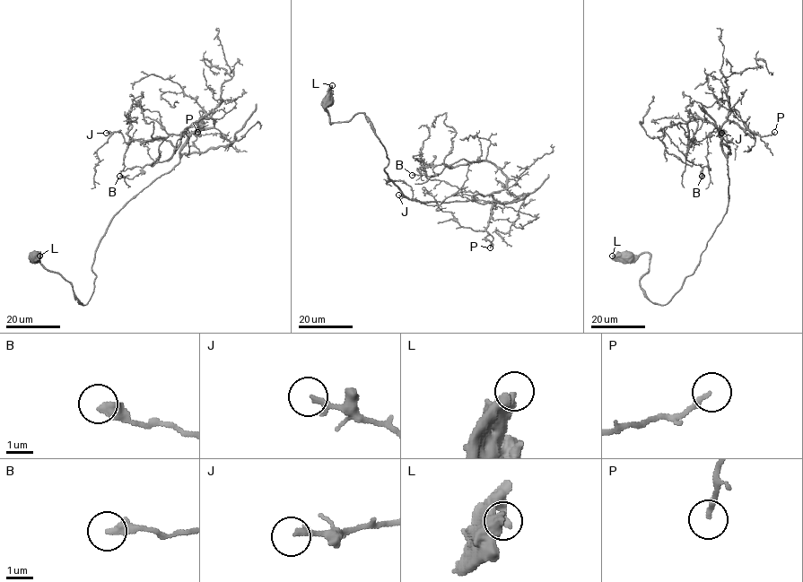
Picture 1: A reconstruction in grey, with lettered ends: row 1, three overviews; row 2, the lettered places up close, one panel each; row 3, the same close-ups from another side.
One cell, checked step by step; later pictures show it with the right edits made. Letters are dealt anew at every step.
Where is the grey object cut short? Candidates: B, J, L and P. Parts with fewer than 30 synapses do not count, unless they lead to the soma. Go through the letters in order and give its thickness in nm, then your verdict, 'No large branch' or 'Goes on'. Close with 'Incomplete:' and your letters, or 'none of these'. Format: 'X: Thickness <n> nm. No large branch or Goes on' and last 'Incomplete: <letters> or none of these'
B: Thickness 440 nm. No large branch
J: Thickness 220 nm. No large branch
L: Thickness 500 nm. No large branch
P: Thickness 190 nm. No large branch
Incomplete: none of these

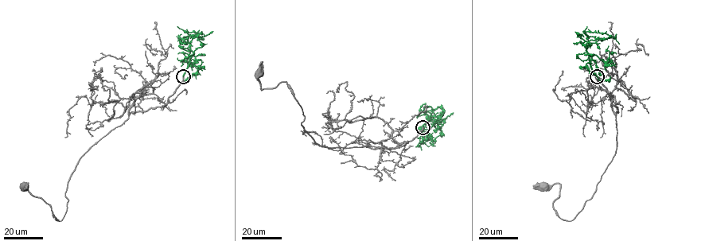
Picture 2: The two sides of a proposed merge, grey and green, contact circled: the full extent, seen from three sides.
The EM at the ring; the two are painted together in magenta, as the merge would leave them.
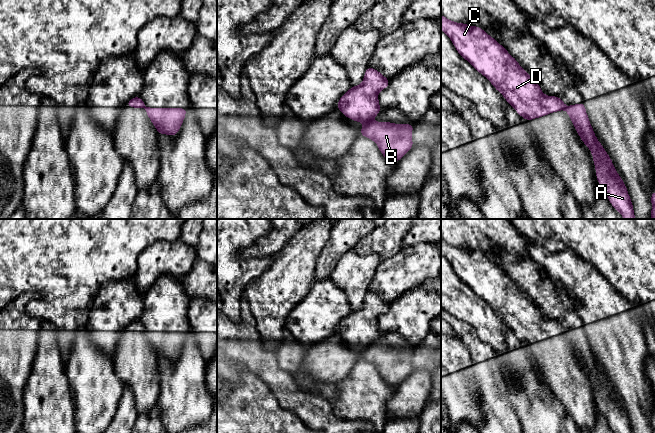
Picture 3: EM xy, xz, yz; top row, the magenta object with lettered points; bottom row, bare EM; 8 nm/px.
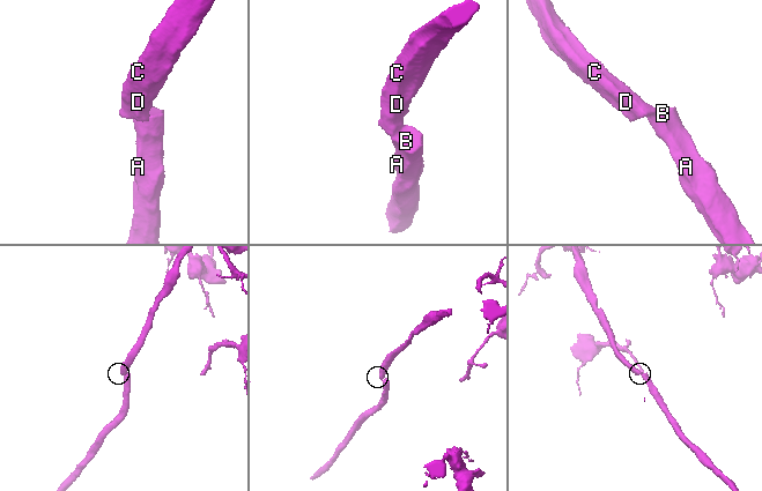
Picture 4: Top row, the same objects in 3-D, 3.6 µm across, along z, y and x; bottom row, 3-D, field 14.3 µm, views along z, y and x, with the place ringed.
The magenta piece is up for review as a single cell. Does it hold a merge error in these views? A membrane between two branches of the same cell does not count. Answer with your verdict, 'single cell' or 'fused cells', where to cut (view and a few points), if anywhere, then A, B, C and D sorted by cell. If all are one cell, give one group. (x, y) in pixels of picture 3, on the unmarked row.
fused cells; cut xz (370, 343), (365, 348); groups A B / C D

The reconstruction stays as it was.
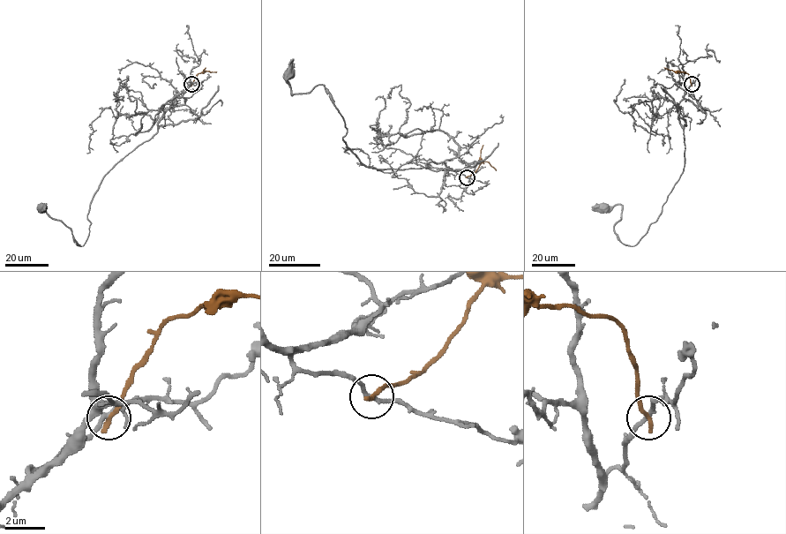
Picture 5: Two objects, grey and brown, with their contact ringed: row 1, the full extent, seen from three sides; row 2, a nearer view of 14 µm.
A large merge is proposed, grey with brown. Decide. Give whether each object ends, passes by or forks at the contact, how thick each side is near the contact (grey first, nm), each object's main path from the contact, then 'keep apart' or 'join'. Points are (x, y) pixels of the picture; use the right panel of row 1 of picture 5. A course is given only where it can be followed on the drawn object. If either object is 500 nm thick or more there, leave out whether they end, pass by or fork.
grey passes by; brown ends; calibres 240 and 260 nm; course grey (692, 85), (678, 105), (683, 172), (658, 219), (630, 245), (614, 229), (622, 206), (604, 207); course brown (692, 85), (686, 73), (664, 68); keep apart

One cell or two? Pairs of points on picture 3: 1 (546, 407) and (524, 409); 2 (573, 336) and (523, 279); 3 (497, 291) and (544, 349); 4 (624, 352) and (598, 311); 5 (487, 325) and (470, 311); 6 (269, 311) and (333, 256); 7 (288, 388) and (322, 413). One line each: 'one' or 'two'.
1: one
2: one
3: one
4: one
5: one
6: two
7: one

